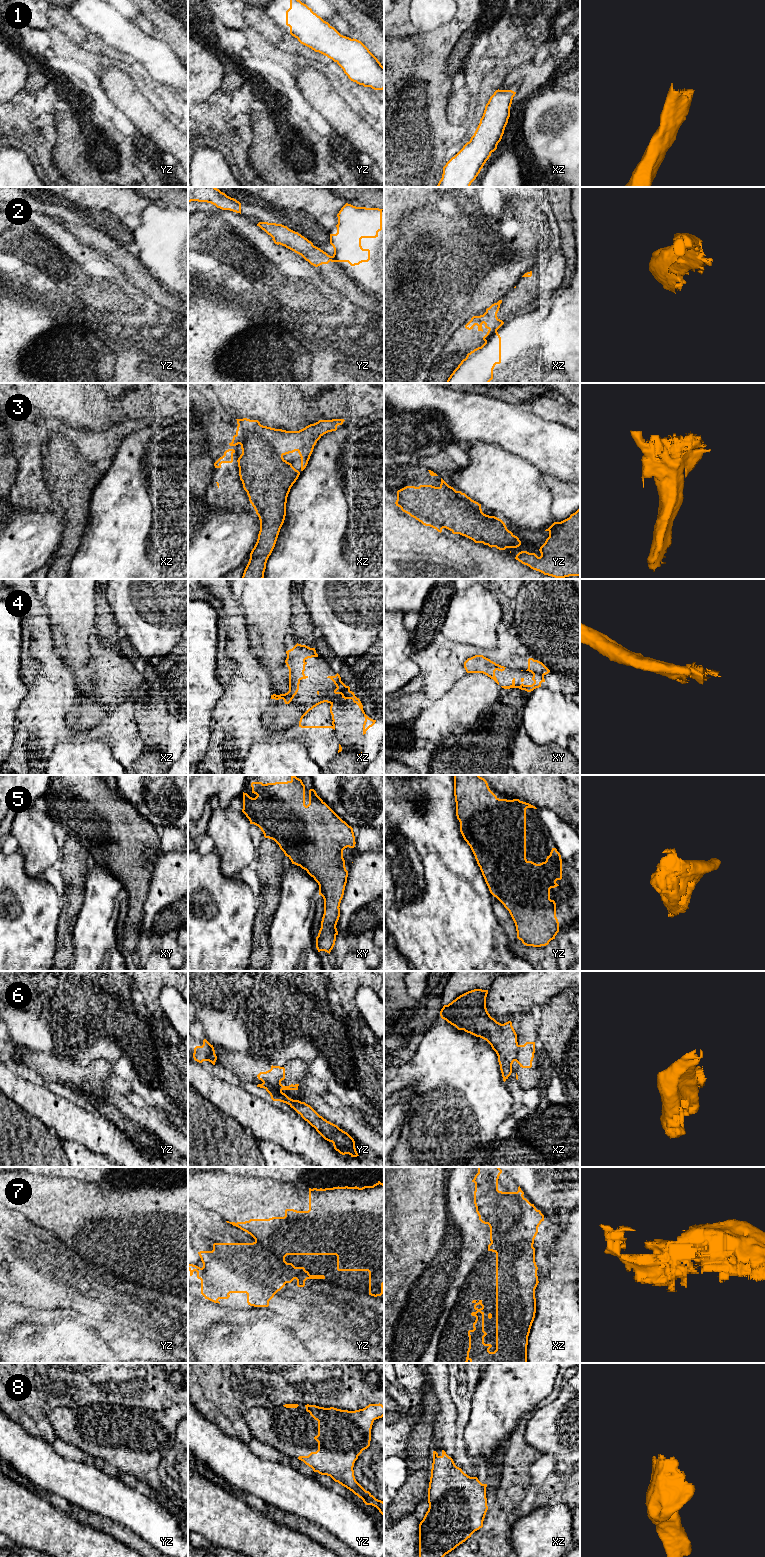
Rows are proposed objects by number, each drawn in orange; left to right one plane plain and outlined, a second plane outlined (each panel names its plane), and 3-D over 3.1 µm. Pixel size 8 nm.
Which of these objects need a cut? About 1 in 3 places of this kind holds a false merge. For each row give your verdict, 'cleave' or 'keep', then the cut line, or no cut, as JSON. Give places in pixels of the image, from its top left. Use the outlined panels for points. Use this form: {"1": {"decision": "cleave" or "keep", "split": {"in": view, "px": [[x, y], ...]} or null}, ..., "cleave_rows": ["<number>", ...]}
{"1": {"decision": "keep", "split": null}, "2": {"decision": "cleave", "split": {"in": "xz", "px": [[496, 330], [485, 342]]}}, "3": {"decision": "keep", "split": null}, "4": {"decision": "cleave", "split": {"in": "xy", "px": [[532, 672], [543, 675]]}}, "5": {"decision": "keep", "split": null}, "6": {"decision": "cleave", "split": {"in": "yz", "px": [[260, 1087], [263, 1084], [268, 1084], [281, 1091]]}}, "7": {"decision": "cleave", "split": {"in": "xz", "px": [[532, 1244], [508, 1244], [505, 1247], [492, 1247], [489, 1250]]}}, "8": {"decision": "keep", "split": null}, "cleave_rows": ["2", "4", "6", "7"]}

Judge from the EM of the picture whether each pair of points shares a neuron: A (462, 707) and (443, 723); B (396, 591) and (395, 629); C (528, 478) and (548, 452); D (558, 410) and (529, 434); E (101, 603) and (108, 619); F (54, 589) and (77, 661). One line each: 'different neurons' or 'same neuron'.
A: same neuron
B: different neurons
C: different neurons
D: different neurons
E: same neuron
F: same neuron

